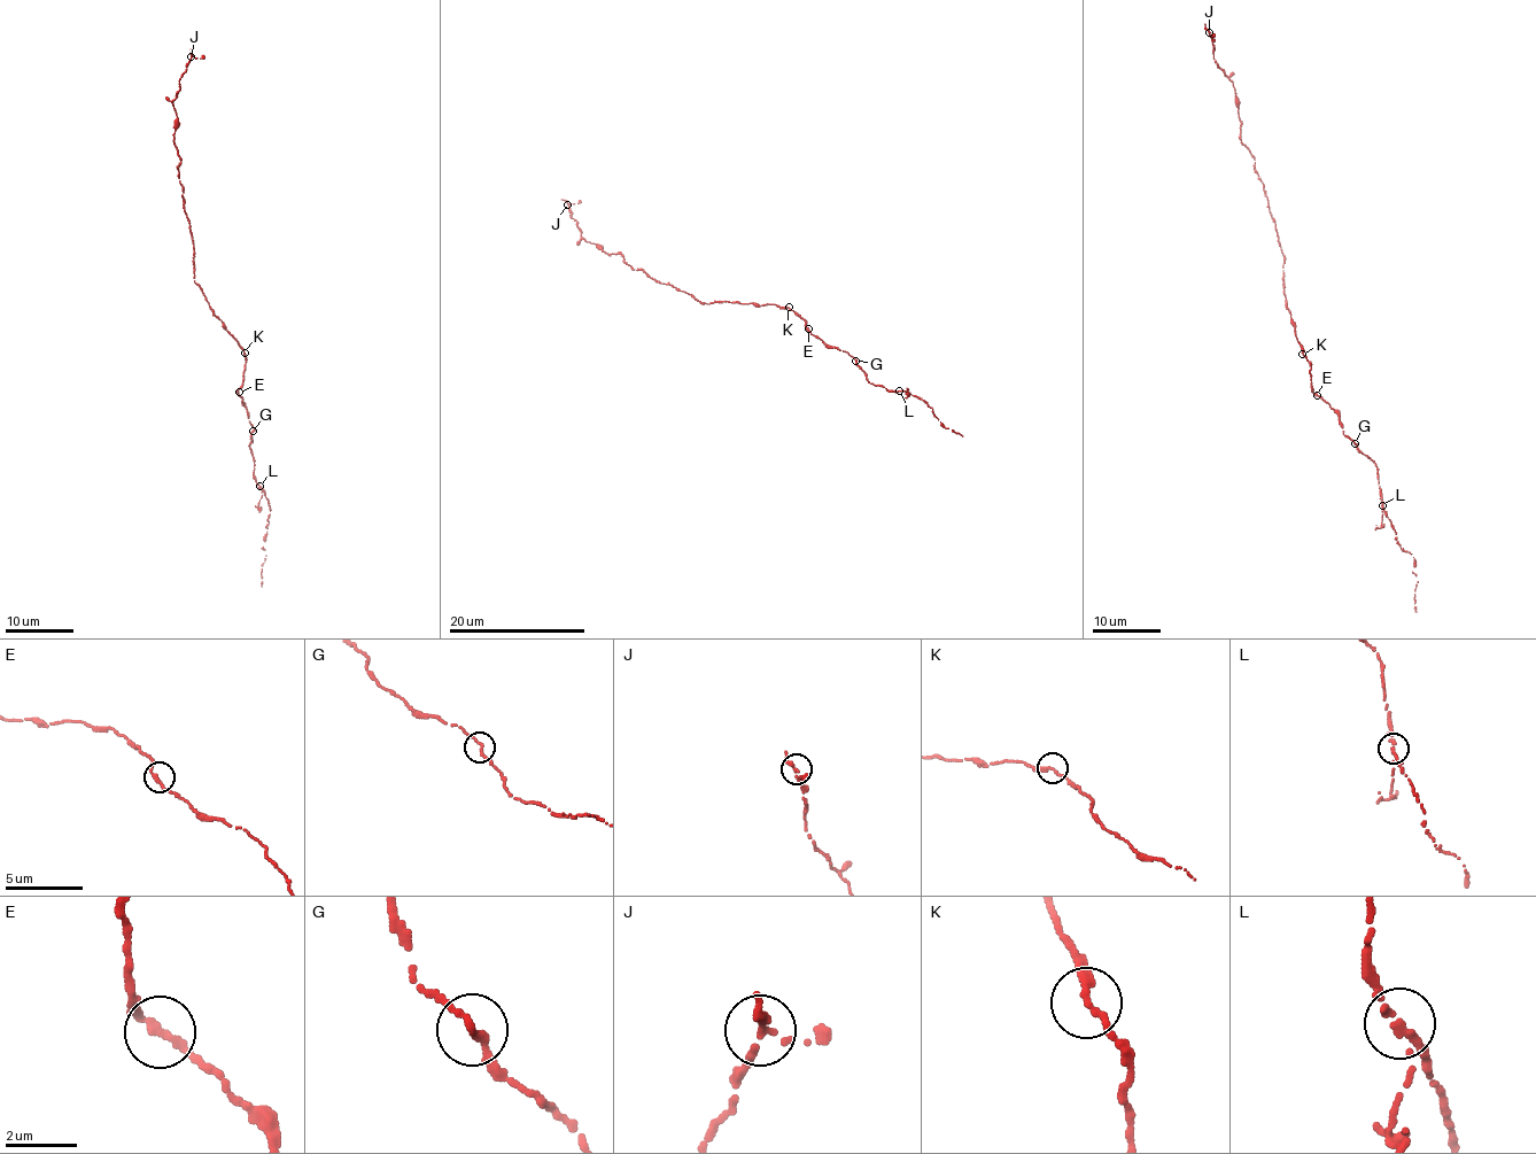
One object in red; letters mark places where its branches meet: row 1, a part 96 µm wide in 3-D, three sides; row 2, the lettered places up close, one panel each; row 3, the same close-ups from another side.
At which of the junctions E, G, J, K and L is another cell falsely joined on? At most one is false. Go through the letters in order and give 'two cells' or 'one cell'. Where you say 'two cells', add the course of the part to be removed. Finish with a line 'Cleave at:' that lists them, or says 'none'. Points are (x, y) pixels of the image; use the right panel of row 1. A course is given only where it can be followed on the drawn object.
E: one cell
G: one cell
J: one cell
K: one cell
L: one cell
Cleave at: none

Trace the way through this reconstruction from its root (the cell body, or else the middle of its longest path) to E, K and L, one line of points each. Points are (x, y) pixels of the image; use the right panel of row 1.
E: (1294, 324), (1302, 354), (1309, 363), (1312, 390), (1317, 395)
K: (1294, 324), (1302, 354)
L: (1294, 324), (1302, 354), (1309, 363), (1312, 390), (1334, 411), (1343, 434), (1375, 464), (1382, 505)

